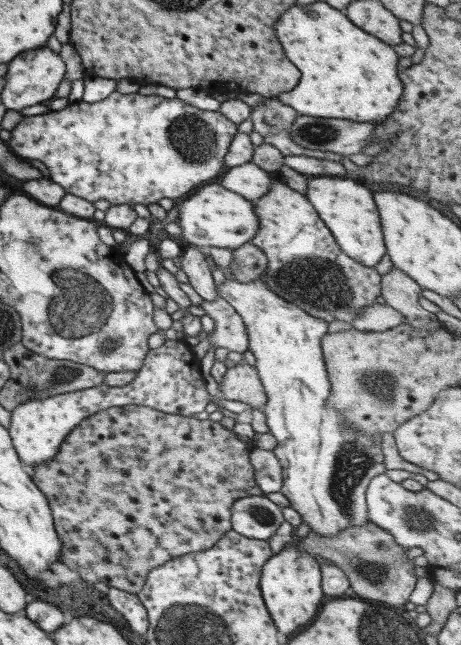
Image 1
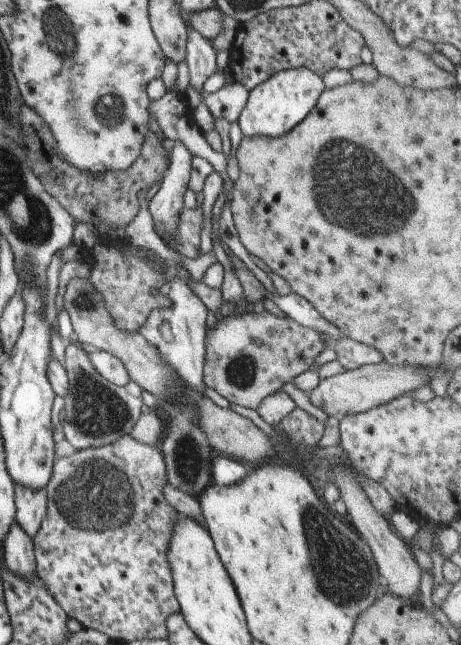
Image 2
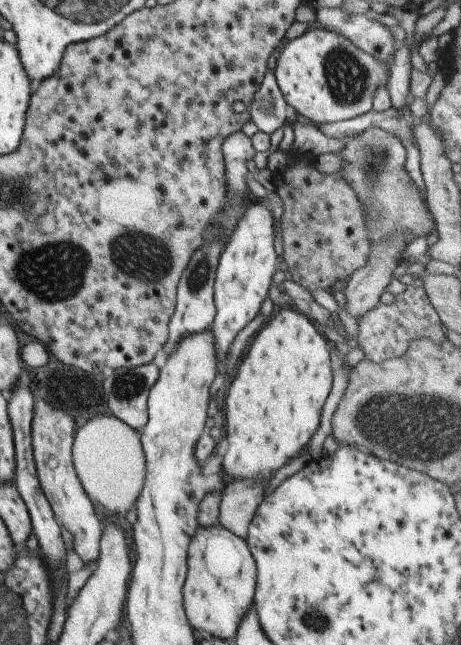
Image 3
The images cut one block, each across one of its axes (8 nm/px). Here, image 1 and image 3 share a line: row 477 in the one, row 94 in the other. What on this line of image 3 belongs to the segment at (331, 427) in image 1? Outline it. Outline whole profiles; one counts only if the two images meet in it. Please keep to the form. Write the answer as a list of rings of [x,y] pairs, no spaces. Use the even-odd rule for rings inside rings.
[[[312,27],[301,36],[289,40],[275,62],[274,80],[290,111],[317,125],[337,123],[369,112],[376,91],[388,82],[390,72],[389,61],[375,59],[333,31],[317,30]]]

